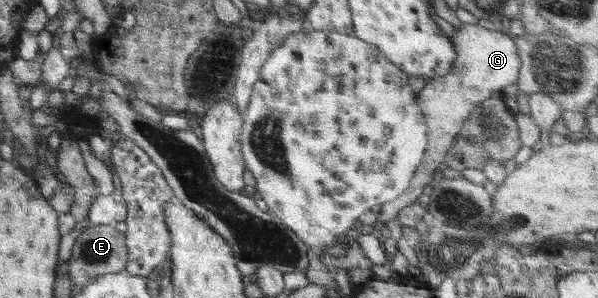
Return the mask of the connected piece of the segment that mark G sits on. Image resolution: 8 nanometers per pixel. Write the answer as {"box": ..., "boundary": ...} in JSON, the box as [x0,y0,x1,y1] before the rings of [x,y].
{"box":[377,24,521,222],"boundary":[[[464,24],[451,38],[457,60],[449,74],[429,80],[416,97],[417,106],[421,109],[424,123],[428,126],[427,148],[421,165],[417,168],[410,185],[394,201],[381,205],[377,220],[388,222],[394,220],[406,206],[413,204],[422,194],[427,184],[433,184],[435,170],[444,166],[447,150],[455,142],[455,136],[461,132],[465,118],[491,98],[493,92],[502,92],[509,84],[517,83],[521,58],[516,40],[498,30],[487,30],[481,26]]]}

